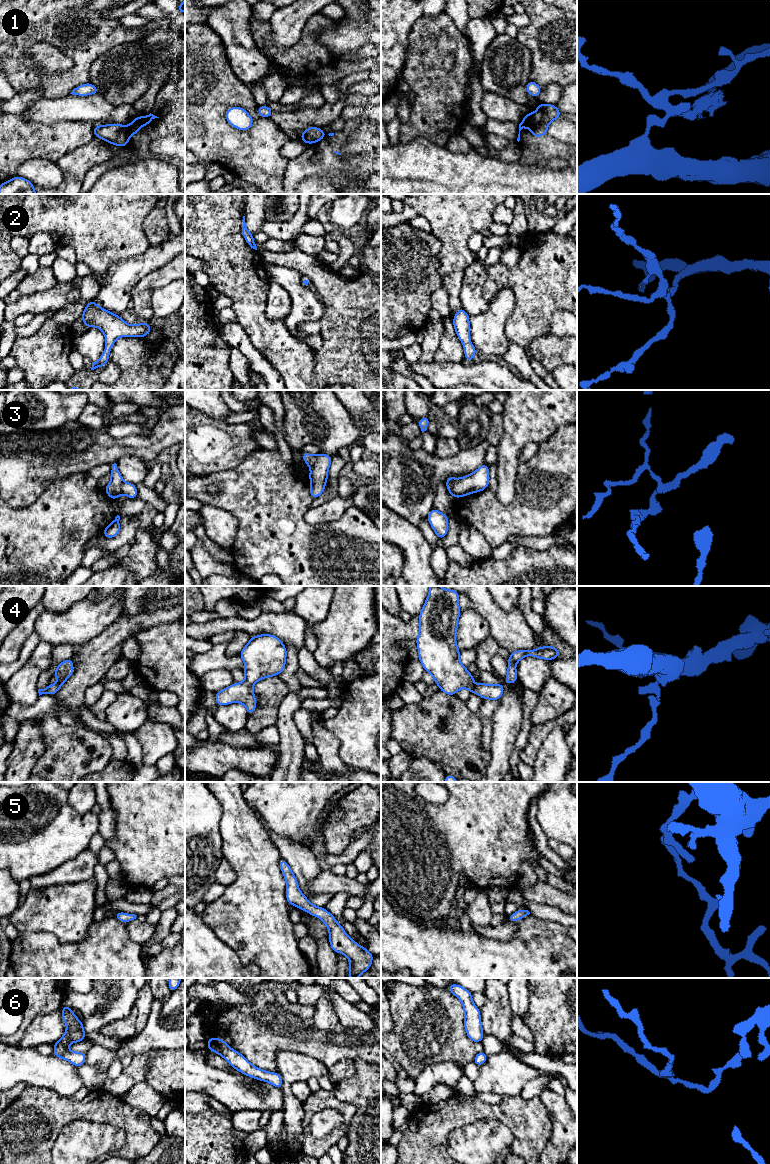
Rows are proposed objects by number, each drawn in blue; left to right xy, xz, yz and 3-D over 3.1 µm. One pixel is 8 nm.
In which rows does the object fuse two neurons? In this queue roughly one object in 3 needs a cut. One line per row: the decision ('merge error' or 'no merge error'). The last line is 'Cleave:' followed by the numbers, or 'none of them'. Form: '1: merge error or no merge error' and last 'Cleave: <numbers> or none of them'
1: merge error
2: no merge error
3: merge error
4: no merge error
5: no merge error
6: no merge error
Cleave: 1, 3

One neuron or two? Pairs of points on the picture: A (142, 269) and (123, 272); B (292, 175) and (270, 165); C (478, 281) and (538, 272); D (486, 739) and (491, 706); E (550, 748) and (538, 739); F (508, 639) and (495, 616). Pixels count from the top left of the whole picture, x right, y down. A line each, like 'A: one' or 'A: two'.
A: one
B: two
C: two
D: one
E: two
F: one

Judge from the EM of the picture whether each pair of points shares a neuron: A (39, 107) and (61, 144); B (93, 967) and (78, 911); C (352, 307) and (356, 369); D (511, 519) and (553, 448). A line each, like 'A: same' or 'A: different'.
A: different
B: different
C: same
D: same

